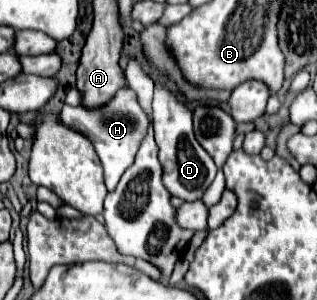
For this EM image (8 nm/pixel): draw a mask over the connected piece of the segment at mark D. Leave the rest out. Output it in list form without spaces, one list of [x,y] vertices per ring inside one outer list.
[[[155,86],[153,98],[153,120],[155,120],[155,142],[159,148],[159,162],[163,168],[163,182],[171,196],[177,196],[185,202],[195,202],[203,198],[203,192],[209,188],[217,174],[213,158],[201,148],[193,134],[191,110],[181,104],[169,90]]]

